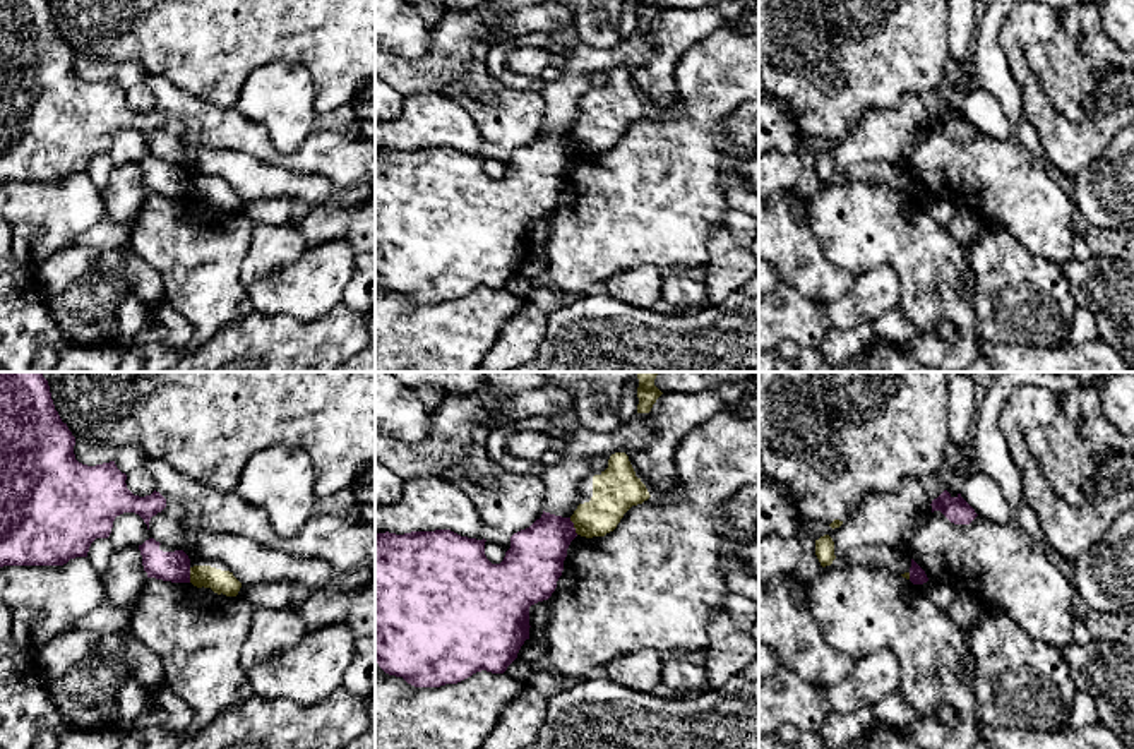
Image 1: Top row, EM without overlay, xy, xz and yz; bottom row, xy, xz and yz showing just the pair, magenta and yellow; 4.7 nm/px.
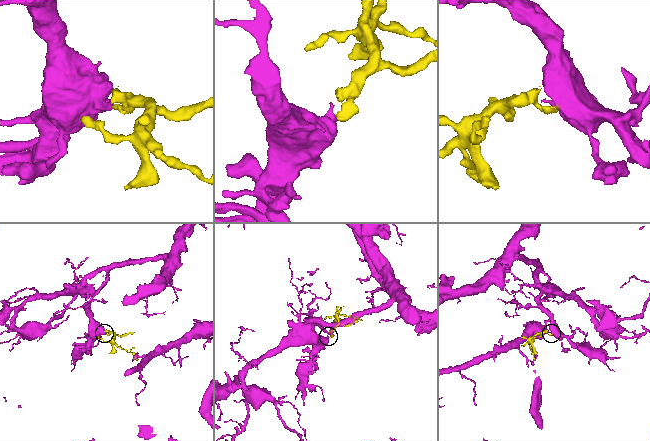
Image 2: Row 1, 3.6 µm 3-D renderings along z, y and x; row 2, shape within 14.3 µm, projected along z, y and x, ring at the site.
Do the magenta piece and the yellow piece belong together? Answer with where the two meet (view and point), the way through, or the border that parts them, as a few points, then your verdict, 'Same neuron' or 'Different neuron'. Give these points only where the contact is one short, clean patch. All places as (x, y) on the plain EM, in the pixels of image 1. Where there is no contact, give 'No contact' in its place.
Touches magenta at xz (572, 143). Boundary: xz (569, 134), (578, 149). Different neuron

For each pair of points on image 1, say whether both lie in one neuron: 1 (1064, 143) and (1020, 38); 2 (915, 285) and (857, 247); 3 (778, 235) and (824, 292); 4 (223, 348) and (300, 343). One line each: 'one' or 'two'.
1: one
2: one
3: one
4: one

